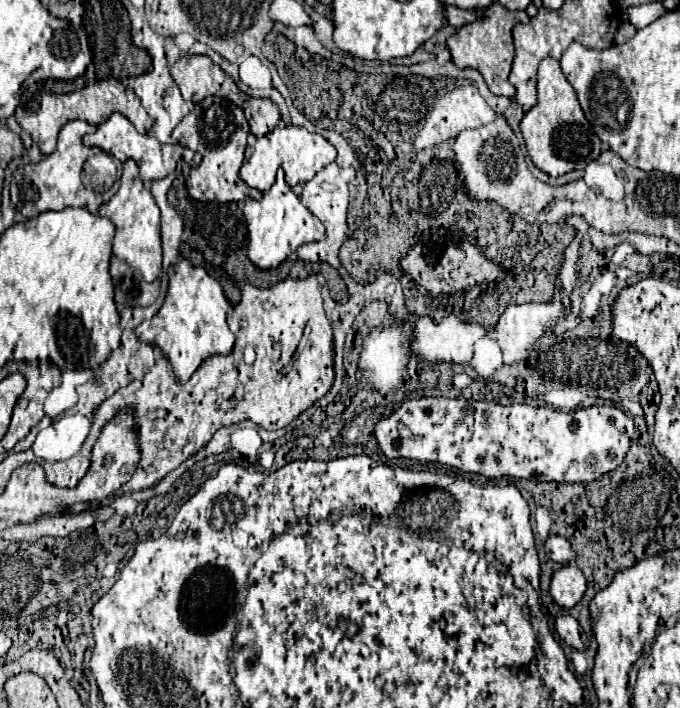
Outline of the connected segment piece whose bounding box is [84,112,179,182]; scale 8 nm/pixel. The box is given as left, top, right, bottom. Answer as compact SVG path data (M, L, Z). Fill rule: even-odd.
M114 112L104 124L100 124L94 134L86 134L84 144L102 148L104 152L120 158L122 162L126 158L134 158L138 168L140 168L140 178L144 182L152 182L152 180L164 178L164 176L174 172L179 160L179 152L175 149L176 144L171 142L171 134L170 138L154 138L154 136L148 136L148 134L140 134L132 126L132 122L126 116L118 114L118 112Z

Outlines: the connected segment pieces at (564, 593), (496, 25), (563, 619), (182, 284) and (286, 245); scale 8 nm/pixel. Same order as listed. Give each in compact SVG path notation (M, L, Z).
M562 566L552 576L550 594L552 598L556 598L556 604L570 610L582 600L586 592L586 584L588 584L586 576L576 566Z
M494 2L490 8L486 8L486 18L484 20L474 20L468 26L462 26L454 36L448 38L448 50L452 54L452 62L458 68L474 68L478 70L490 92L496 96L506 96L506 98L514 98L516 90L514 86L508 82L510 76L510 68L512 68L512 60L514 60L514 44L512 44L512 28L520 22L528 22L528 14L522 10L508 10L504 8L500 2Z
M560 616L560 618L556 618L556 632L558 632L558 636L560 636L568 646L572 646L572 648L576 648L576 650L586 650L586 644L584 644L584 640L582 640L584 630L582 630L582 626L578 624L576 618L572 618L572 616Z
M186 258L172 264L168 268L168 276L170 286L162 308L154 318L143 321L135 329L135 334L143 342L151 344L151 332L155 332L153 344L160 346L168 356L176 380L186 382L206 358L214 354L228 354L232 350L234 334L226 324L226 314L232 310L232 304L226 300L218 280L212 278L202 266L192 266Z
M278 170L276 182L268 192L264 192L262 200L250 200L246 198L244 206L244 218L248 224L248 258L258 268L278 268L280 262L284 262L292 252L296 252L298 246L306 242L324 240L326 232L322 222L300 202L300 198L292 192L284 178L284 170Z

